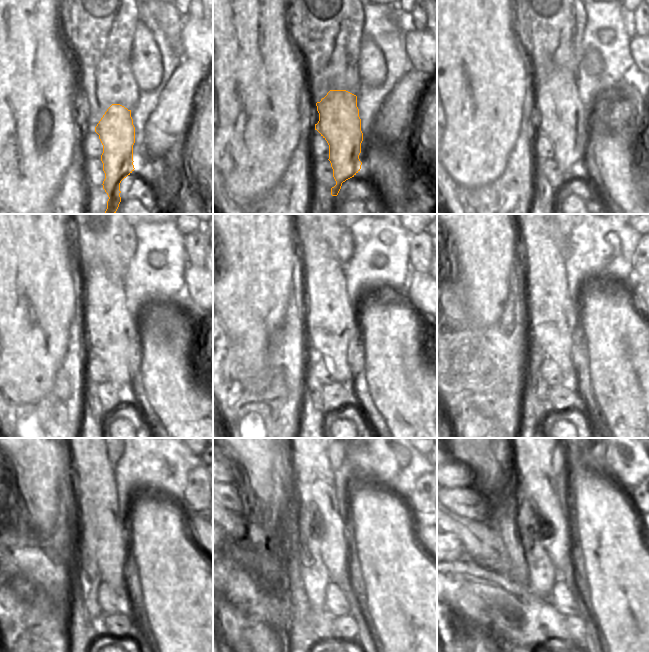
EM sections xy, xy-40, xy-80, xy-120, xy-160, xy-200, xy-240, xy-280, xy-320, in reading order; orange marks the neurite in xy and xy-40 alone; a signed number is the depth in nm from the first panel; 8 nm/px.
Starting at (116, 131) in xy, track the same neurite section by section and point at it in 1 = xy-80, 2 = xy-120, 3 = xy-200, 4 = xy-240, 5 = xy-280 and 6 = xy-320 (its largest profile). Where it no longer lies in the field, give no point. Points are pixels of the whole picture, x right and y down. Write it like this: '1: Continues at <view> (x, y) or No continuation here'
1: Continues at xy-80 (560, 113)
2: Continues at xy-120 (109, 331)
3: Continues at xy-200 (553, 315)
4: Continues at xy-240 (100, 526)
5: Continues at xy-280 (314, 477)
6: Continues at xy-320 (533, 458)

